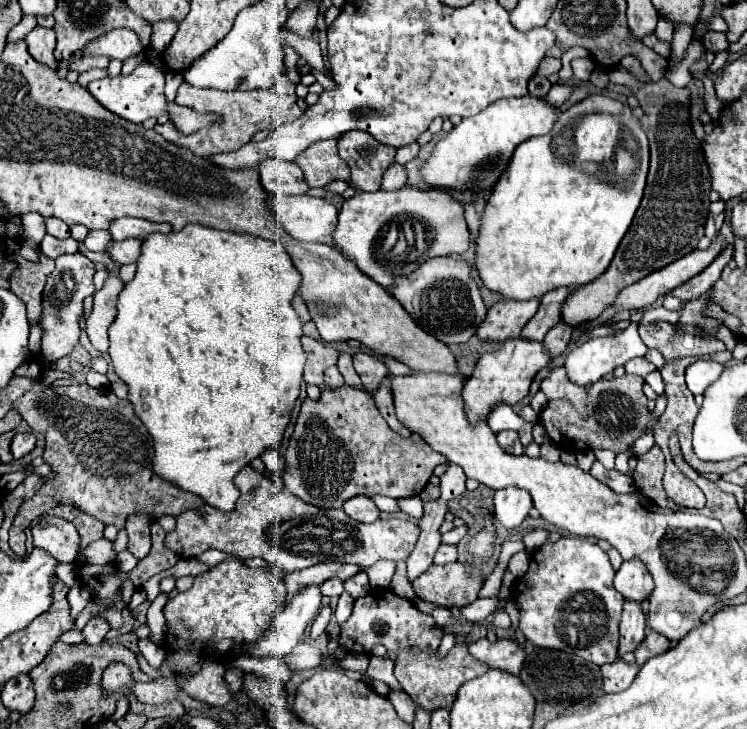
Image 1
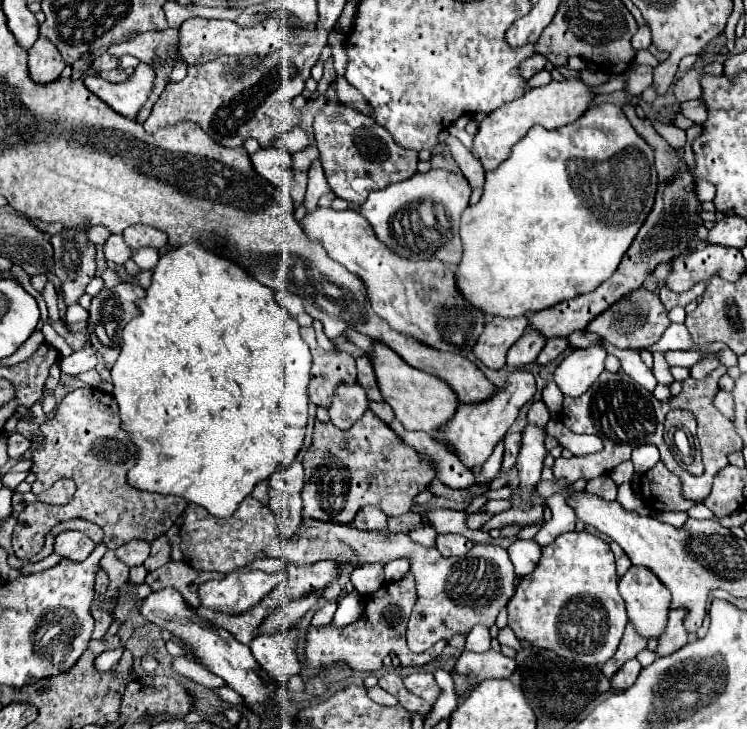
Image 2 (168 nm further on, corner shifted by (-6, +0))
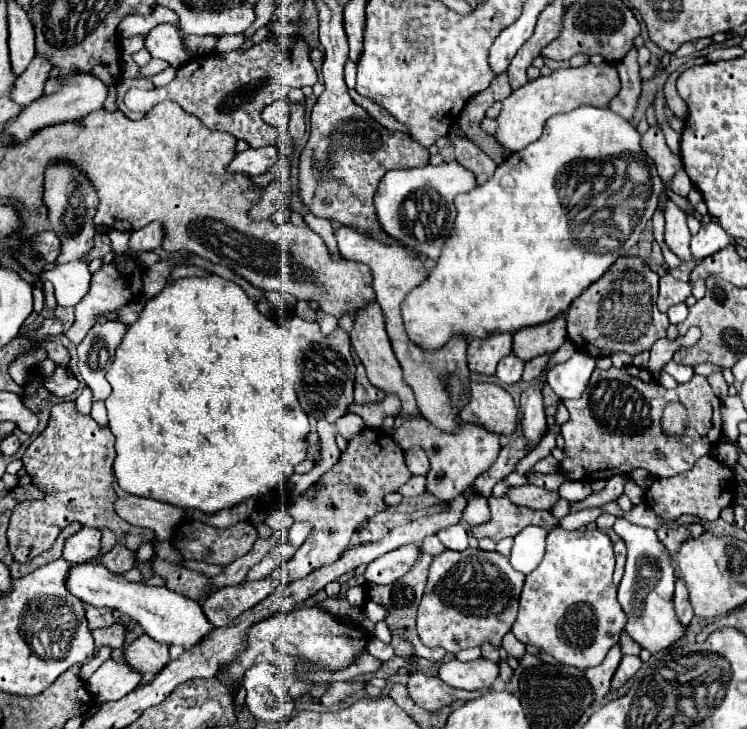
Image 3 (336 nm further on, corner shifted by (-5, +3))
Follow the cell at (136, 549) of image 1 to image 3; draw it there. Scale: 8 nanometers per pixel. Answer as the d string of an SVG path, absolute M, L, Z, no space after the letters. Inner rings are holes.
M116 544L110 552L102 556L102 564L114 574L124 574L134 568L134 552L130 552L122 544Z

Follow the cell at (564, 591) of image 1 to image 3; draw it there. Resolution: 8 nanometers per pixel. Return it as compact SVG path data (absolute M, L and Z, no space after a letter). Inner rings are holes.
M550 530L544 560L526 576L512 634L522 644L532 644L562 664L582 670L600 664L608 650L618 644L626 624L626 616L616 600L612 572L614 550L612 540L604 532Z

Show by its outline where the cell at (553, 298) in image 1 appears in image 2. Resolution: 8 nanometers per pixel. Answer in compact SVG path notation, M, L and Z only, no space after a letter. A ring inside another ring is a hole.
M529 327L525 331L525 335L521 335L521 339L509 349L507 365L509 367L523 367L527 363L533 363L537 359L537 355L541 353L545 341L547 339L537 329Z

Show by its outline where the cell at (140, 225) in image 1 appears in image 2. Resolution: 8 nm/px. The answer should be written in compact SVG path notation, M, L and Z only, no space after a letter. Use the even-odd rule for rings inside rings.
M131 225L123 231L123 237L131 249L139 249L139 247L163 249L163 247L167 247L167 235L161 229L155 229L151 225Z

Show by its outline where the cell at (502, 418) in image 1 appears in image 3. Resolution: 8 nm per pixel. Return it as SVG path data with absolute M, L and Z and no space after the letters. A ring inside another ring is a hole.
M472 494L472 498L468 498L468 506L464 510L464 522L468 526L468 530L472 526L480 526L484 524L488 518L490 518L490 510L488 510L488 504L486 504L486 498L482 500L476 500L476 496Z

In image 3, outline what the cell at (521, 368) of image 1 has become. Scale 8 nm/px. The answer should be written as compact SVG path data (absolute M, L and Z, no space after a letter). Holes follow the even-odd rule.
M416 412L416 416L406 420L392 434L392 438L396 440L396 444L400 444L402 450L420 446L424 448L424 452L428 452L430 470L426 474L426 492L436 496L440 502L450 502L456 496L460 496L482 472L490 468L490 464L498 458L500 452L498 434L492 434L476 424L464 424L464 422L460 422L458 430L460 432L456 434L446 434L438 428L432 428L432 424L422 414Z

